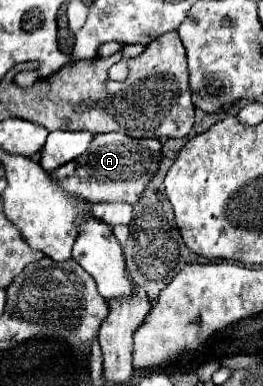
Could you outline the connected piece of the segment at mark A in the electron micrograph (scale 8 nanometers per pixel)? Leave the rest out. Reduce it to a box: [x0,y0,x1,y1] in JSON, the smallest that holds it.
[49,134,159,204]

